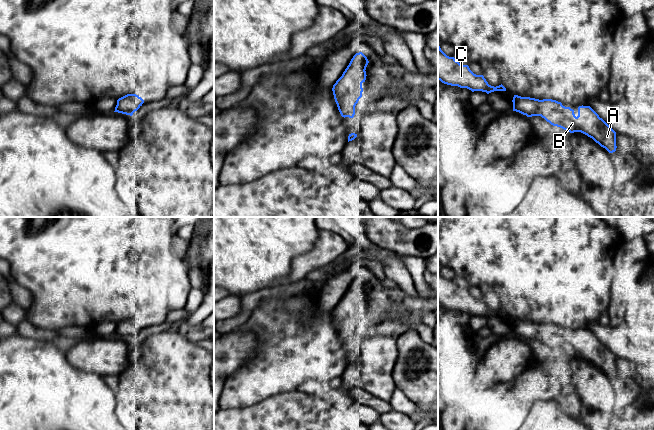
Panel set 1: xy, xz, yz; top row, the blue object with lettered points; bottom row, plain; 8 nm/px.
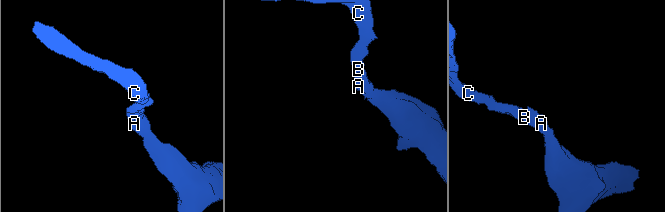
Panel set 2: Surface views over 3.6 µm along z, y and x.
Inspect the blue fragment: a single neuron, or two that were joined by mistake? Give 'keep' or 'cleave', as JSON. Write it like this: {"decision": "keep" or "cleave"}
{"decision": "keep"}

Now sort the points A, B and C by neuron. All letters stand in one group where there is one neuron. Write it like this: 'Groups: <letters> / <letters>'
Groups: A B C

